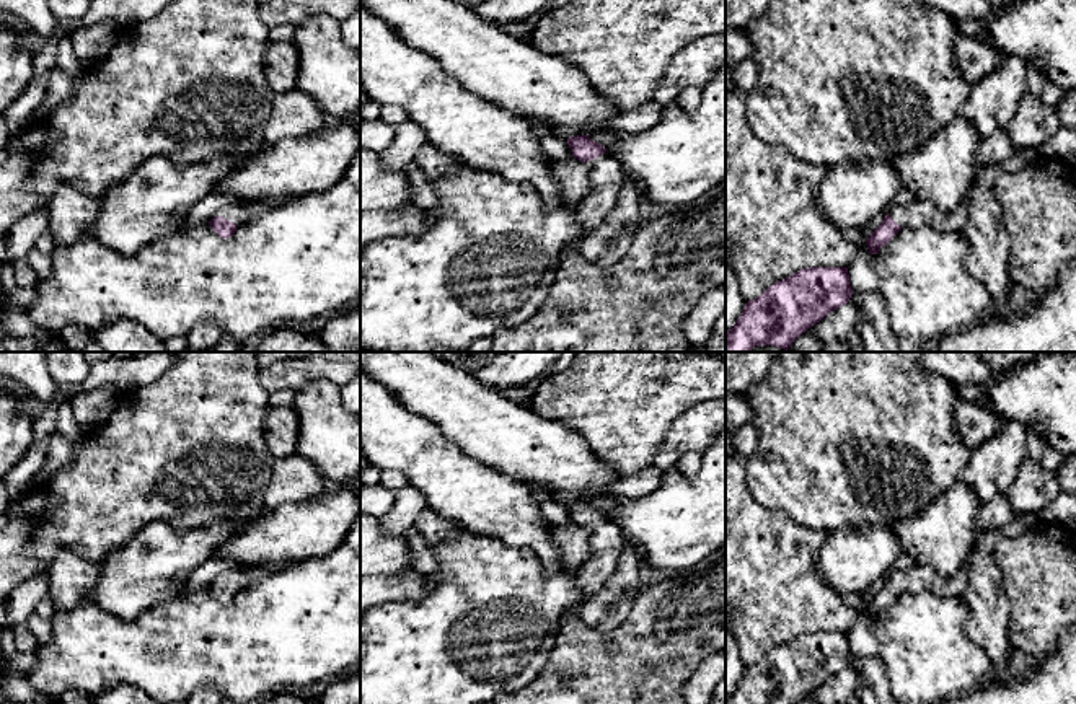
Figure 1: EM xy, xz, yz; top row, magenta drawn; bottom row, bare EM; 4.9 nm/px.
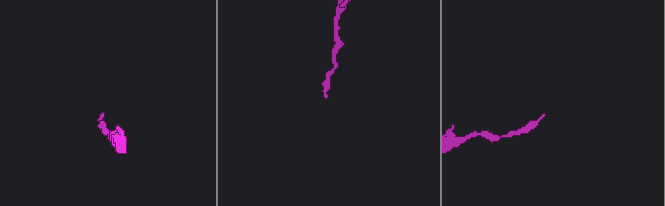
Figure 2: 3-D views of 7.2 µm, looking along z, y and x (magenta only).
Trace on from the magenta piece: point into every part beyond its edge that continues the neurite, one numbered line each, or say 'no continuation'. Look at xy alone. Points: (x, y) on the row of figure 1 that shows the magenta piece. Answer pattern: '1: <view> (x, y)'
1: xy (238, 214)

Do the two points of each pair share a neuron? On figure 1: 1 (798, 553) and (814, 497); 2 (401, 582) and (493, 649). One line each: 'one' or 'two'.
1: two
2: two

